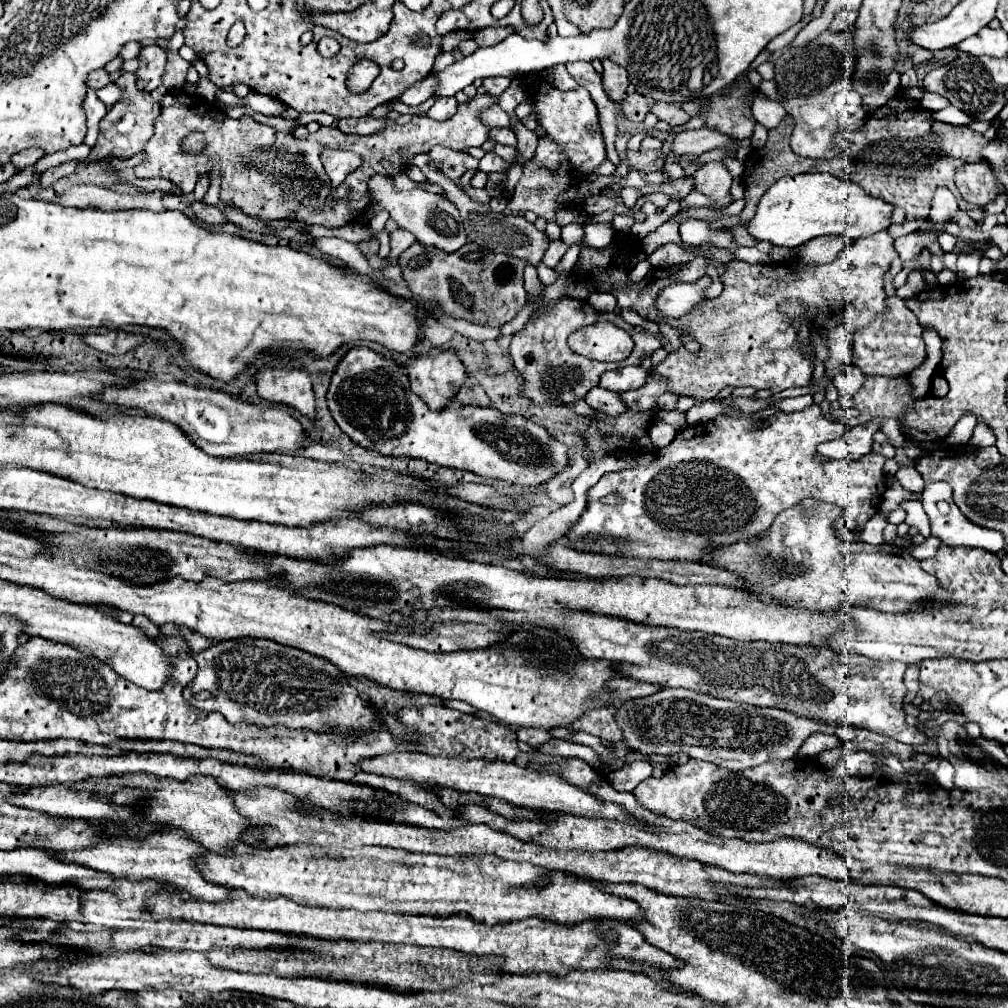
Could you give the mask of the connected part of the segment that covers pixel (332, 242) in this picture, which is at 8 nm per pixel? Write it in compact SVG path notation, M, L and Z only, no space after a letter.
M322 237L322 239L314 239L312 245L318 247L318 249L320 249L322 253L326 253L326 255L332 255L332 257L342 259L344 263L356 267L358 271L362 271L362 273L366 273L366 275L370 275L370 277L376 277L376 269L370 267L368 259L362 255L362 251L358 249L356 243L348 243L348 241L344 241L344 239L336 239L336 237L334 237L334 239Z

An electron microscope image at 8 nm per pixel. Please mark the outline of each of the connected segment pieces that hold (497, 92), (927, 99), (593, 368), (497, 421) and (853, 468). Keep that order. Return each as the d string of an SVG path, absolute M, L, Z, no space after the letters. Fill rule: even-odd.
M489 77L483 79L482 86L488 94L499 97L510 84L511 80L506 77Z
M924 91L920 103L922 103L922 107L932 109L932 111L940 111L940 109L950 105L950 101L946 97L942 97L940 93L932 93L932 91Z
M564 297L558 303L550 305L544 313L530 317L528 323L524 325L524 329L514 333L512 341L510 341L510 355L512 355L514 367L522 373L522 377L526 381L522 387L522 395L532 399L536 405L546 405L546 403L570 405L574 399L584 397L592 387L596 387L598 379L604 371L620 369L624 365L640 365L640 359L644 355L654 353L658 347L662 347L656 335L644 331L644 333L632 333L634 351L624 361L616 361L616 363L602 363L600 361L598 363L598 361L586 359L582 355L570 351L570 347L566 343L568 335L578 329L584 329L588 325L600 323L602 315L608 315L608 313L596 311L588 301Z
M352 347L340 359L326 399L334 421L352 441L384 455L418 457L516 485L540 485L566 467L568 447L552 439L544 427L520 415L460 405L456 399L450 399L444 409L432 411L410 391L396 361L368 347Z
M730 405L730 413L722 413L702 425L684 427L670 445L638 453L634 457L636 465L632 469L604 473L602 479L588 489L586 509L564 535L564 543L574 551L586 551L594 555L638 561L686 559L712 565L714 549L764 535L780 511L798 505L804 498L836 503L844 509L844 521L852 521L860 531L870 517L876 515L878 503L886 489L886 475L882 471L886 457L880 453L868 453L856 461L818 461L816 445L838 439L844 435L844 431L846 427L842 423L822 417L818 405L798 413L776 413L766 419L760 419L754 413L744 413ZM610 493L620 493L624 501L618 505L602 503L602 499Z

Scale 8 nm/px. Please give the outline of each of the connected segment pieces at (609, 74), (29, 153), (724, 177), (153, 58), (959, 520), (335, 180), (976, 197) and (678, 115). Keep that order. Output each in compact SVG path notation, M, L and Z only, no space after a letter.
M604 59L604 73L602 73L602 83L604 89L608 91L612 101L622 101L626 95L626 87L628 87L628 73L624 71L624 67L620 67L618 63L612 63L610 59Z
M30 147L30 149L24 149L24 151L16 153L16 155L12 155L12 163L14 163L18 169L26 169L26 167L32 167L42 155L44 155L42 149Z
M710 161L706 165L702 165L696 173L694 173L694 187L712 197L714 205L712 209L722 209L730 203L730 185L732 185L732 175L726 169L726 165L722 161Z
M148 45L138 55L140 67L136 71L138 79L144 79L146 91L154 91L162 85L162 77L166 73L166 53L158 45Z
M944 481L926 483L924 489L922 489L922 505L924 505L924 511L930 517L932 535L942 539L942 543L946 543L950 547L966 547L966 545L968 547L980 547L980 549L986 549L986 551L992 551L992 553L1000 553L1006 547L1004 537L998 531L984 529L984 527L964 519L964 515L960 513L960 509L952 501L952 487L948 483L944 483Z
M324 147L320 159L322 159L322 165L324 165L328 177L330 177L332 191L346 179L346 175L352 169L356 169L360 165L360 159L354 153L338 151L338 149L330 149L330 147Z
M984 161L962 165L956 171L954 181L956 181L956 187L958 187L960 195L968 203L974 203L974 205L980 205L980 207L990 203L1000 191L990 163L984 163Z
M654 103L652 105L652 113L658 119L664 119L664 121L668 121L674 127L684 125L690 119L690 115L680 105L672 105L672 103Z

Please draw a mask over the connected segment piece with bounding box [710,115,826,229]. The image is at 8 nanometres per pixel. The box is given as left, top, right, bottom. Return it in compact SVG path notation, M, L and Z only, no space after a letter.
M790 115L784 117L784 121L770 129L768 131L768 141L762 149L756 149L750 153L748 161L744 163L744 173L742 173L742 179L744 179L744 199L746 199L746 207L744 211L740 213L740 217L722 217L718 221L712 221L710 225L712 227L728 227L728 225L736 225L738 223L748 223L756 211L756 203L758 199L762 197L762 193L780 177L786 177L786 175L798 175L798 173L820 173L820 171L826 171L826 161L824 159L806 159L806 157L800 157L796 155L792 149L790 149L790 135L792 135L792 129L794 129L794 119Z

